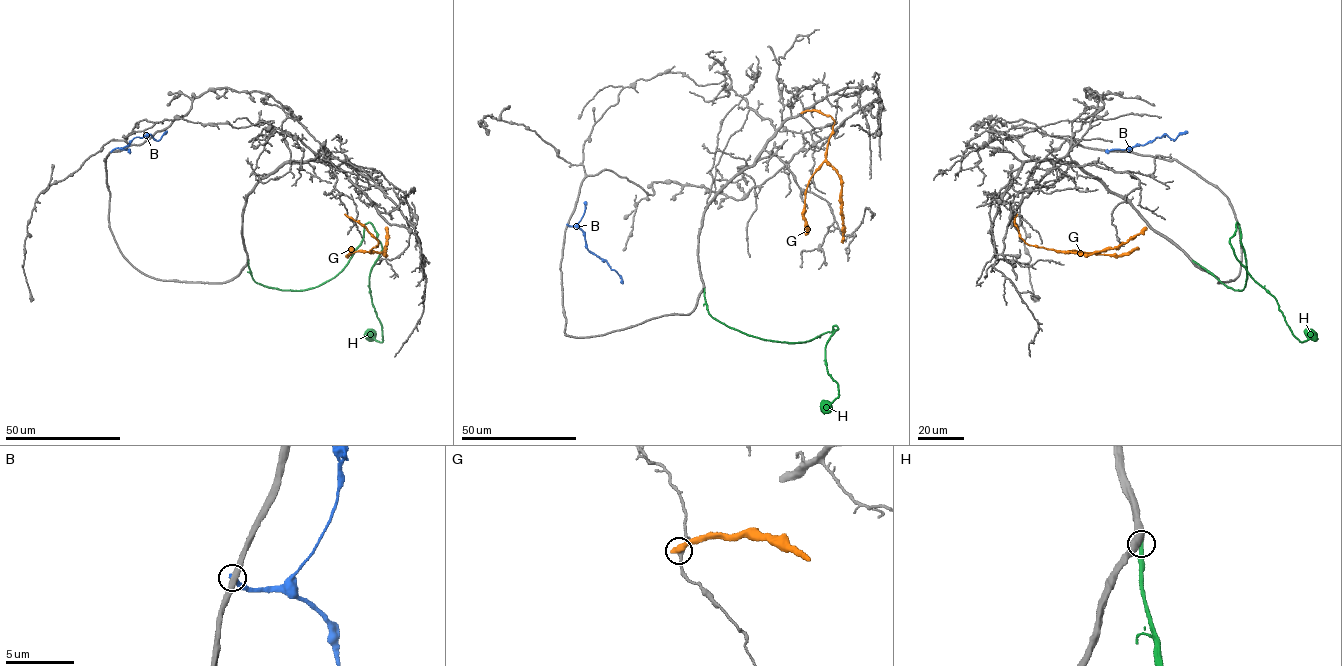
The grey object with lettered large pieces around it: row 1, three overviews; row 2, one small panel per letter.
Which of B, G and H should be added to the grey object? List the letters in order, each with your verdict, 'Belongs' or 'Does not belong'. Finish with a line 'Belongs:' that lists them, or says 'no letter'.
B: Does not belong
G: Does not belong
H: Belongs
Belongs: H

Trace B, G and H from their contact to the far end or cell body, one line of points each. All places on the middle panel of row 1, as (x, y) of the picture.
B: (567, 224), (582, 231), (586, 248), (606, 261), (622, 283)
G: (802, 113), (818, 110), (833, 120), (826, 160), (841, 181), (841, 242)
H: (704, 289), (713, 317), (764, 339), (809, 341), (837, 327), (825, 360), (837, 397), (821, 411)

